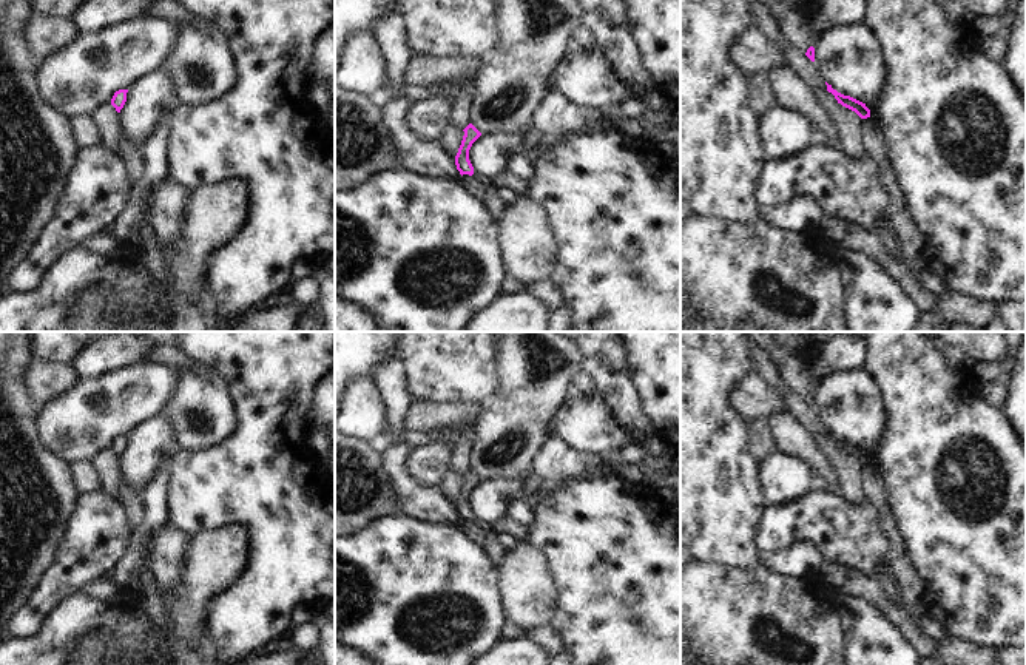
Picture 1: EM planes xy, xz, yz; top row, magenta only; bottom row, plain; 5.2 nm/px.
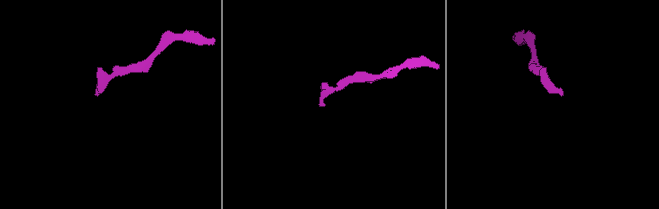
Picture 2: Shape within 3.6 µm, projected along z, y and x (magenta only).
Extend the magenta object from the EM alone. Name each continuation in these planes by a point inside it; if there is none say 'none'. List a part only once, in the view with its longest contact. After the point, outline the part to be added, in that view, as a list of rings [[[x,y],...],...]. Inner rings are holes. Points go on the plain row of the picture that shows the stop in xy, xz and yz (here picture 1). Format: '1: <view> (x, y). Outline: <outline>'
none

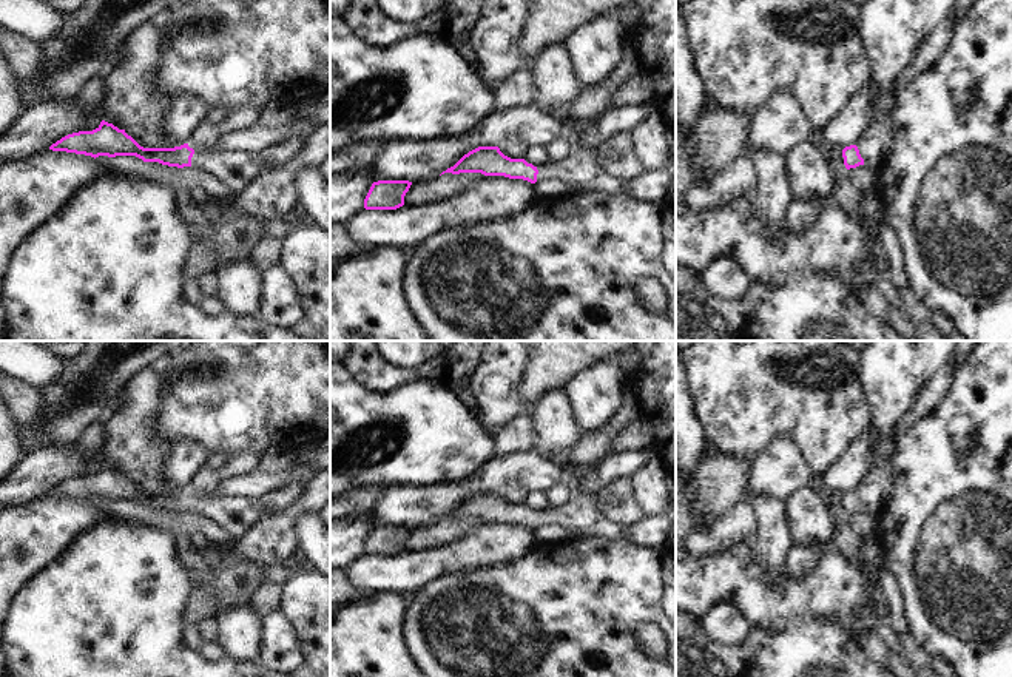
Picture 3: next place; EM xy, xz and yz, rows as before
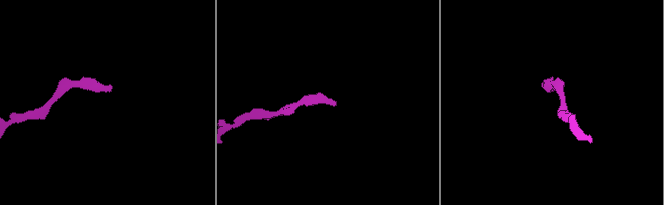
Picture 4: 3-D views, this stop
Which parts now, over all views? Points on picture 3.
1: xy (235, 515). Outline: [[[194,497],[191,512],[208,517],[219,524],[233,541],[242,538],[262,517],[267,506],[261,498]]]

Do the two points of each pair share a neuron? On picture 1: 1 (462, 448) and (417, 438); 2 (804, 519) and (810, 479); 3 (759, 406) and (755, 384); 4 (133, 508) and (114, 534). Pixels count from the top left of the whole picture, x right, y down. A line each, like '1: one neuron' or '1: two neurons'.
1: one neuron
2: two neurons
3: one neuron
4: two neurons

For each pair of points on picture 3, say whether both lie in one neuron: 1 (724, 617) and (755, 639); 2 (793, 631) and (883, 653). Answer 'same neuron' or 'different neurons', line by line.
1: different neurons
2: different neurons

